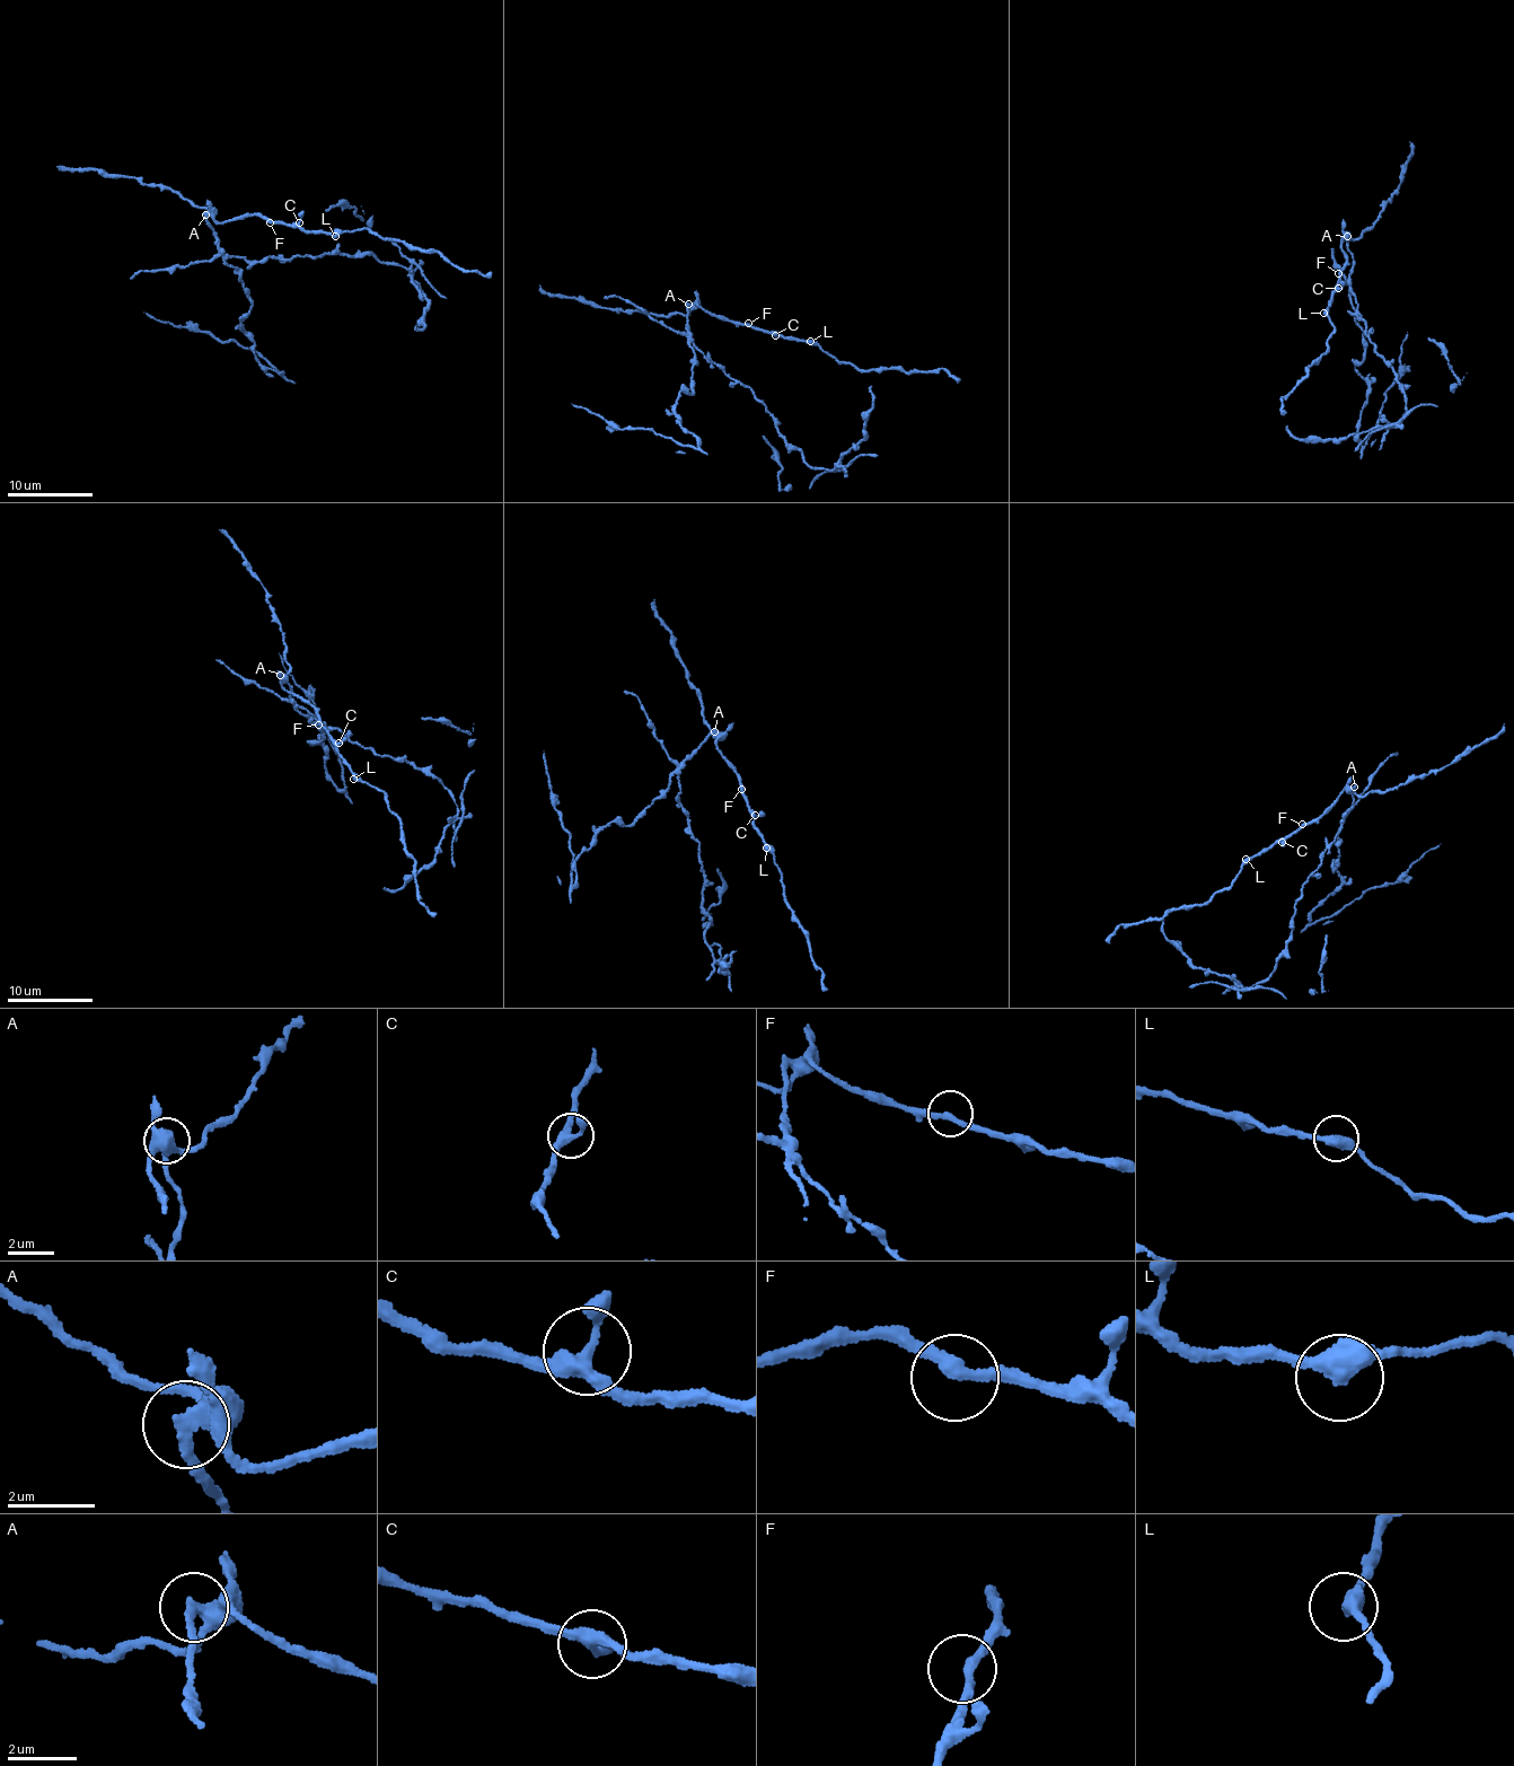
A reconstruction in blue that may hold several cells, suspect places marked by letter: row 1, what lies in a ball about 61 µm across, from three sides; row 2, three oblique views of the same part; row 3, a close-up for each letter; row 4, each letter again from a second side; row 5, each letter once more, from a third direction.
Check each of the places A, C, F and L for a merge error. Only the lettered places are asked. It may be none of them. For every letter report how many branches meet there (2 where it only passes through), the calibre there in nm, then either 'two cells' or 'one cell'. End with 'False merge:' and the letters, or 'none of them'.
A: 3 branches meet; 320 nm thick; two cells
C: 3 branches meet; 280 nm thick; one cell
F: 2 branches meet; 260 nm thick; one cell
L: 2 branches meet; 440 nm thick; one cell
False merge: A

